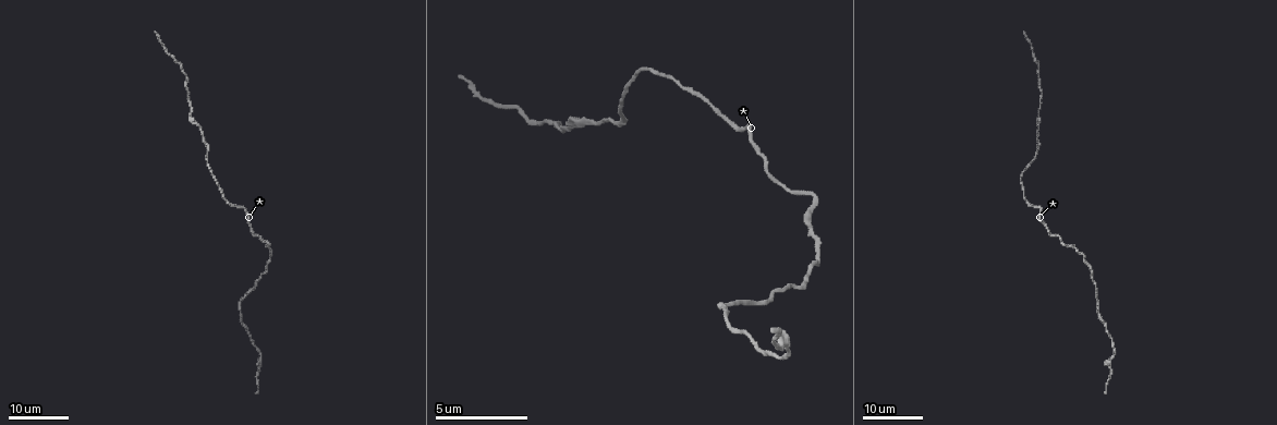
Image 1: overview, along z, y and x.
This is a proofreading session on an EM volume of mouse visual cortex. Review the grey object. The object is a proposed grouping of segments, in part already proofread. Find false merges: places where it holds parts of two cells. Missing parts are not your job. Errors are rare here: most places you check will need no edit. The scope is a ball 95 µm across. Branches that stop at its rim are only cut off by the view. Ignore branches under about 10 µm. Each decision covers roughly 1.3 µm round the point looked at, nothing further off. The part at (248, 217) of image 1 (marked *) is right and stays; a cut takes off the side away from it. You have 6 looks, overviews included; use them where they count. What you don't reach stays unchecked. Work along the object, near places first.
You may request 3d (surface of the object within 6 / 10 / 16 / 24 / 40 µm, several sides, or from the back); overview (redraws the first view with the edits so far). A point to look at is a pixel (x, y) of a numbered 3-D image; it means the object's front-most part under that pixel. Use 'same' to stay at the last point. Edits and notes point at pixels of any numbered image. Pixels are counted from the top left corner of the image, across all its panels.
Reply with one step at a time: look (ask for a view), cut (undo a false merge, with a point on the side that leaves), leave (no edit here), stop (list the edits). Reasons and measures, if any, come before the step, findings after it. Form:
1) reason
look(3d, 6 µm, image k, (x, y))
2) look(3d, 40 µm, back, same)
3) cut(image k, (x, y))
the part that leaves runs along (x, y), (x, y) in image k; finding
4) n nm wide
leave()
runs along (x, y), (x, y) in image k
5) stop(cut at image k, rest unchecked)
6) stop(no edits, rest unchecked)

calibre changes
look(3d, 24 µm, image 1, (738, 129))

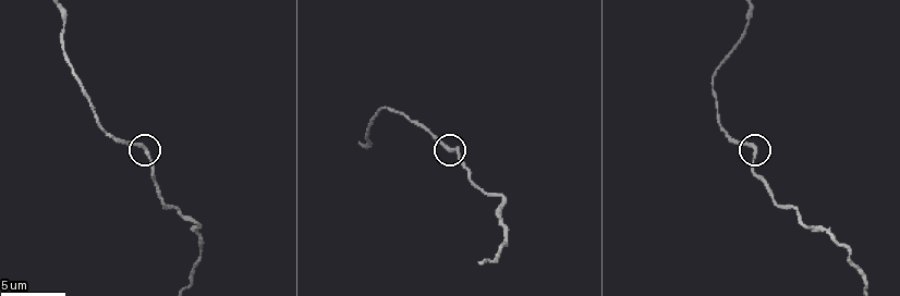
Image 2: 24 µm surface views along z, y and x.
closer look
look(3d, 6 µm, image 2, (449, 147))

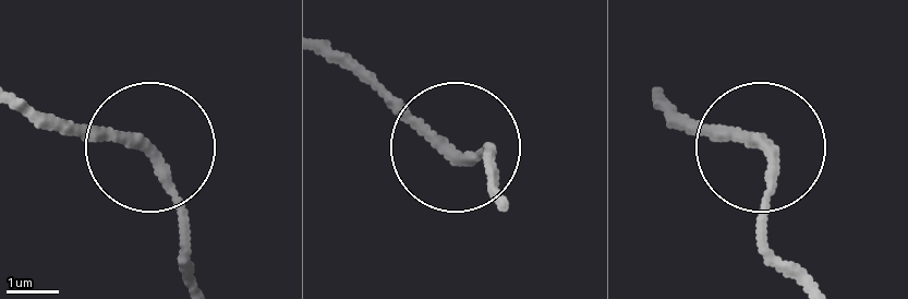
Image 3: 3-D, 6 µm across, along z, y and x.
look(3d, 6 µm, back, image 3, (151, 154))

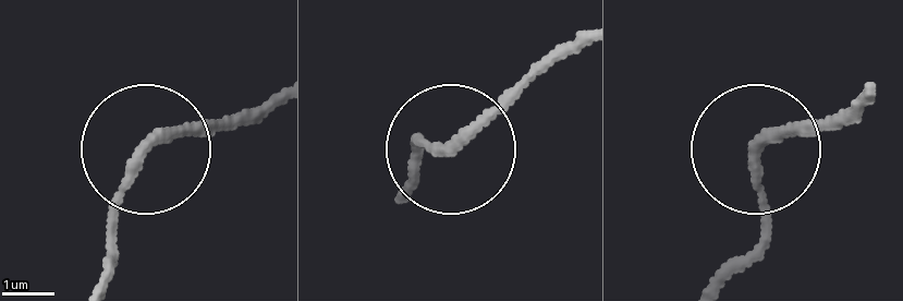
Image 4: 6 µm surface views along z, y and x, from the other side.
leave()
runs along (106, 213), (145, 152), (232, 125) in image 4; all the same cell

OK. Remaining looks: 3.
look(3d, 16 µm, image 1, (567, 125))

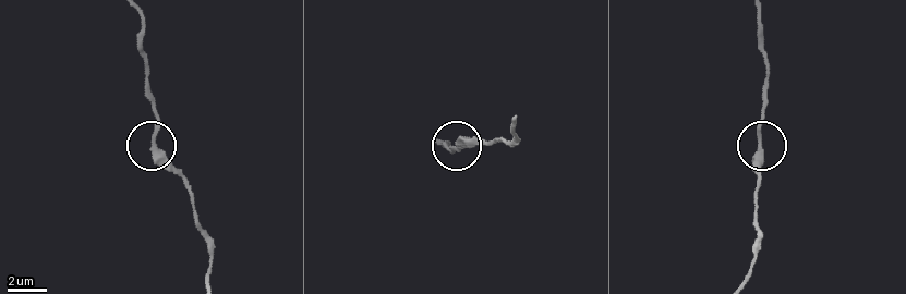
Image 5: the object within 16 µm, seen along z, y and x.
look(3d, 6 µm, image 5, (759, 140))

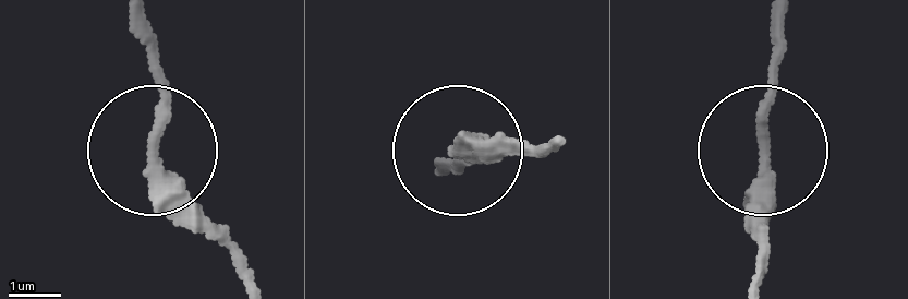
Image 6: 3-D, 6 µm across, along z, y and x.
leave()
runs along (254, 280), (237, 241), (150, 151), (150, 20) in image 6; continuous, no second cell

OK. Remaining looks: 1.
look(3d, 10 µm, image 2, (496, 194))

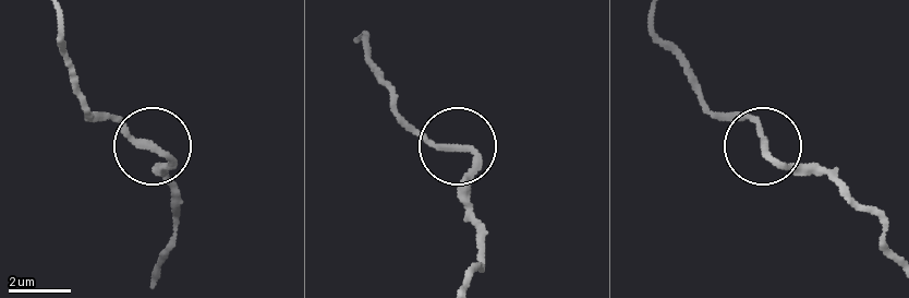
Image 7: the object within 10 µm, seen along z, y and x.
210 nm wide
leave()
runs along (655, 20), (710, 103), (756, 127), (779, 163), (839, 187) in image 7; all the same cell

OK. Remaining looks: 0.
stop(no edits, rest unchecked)

